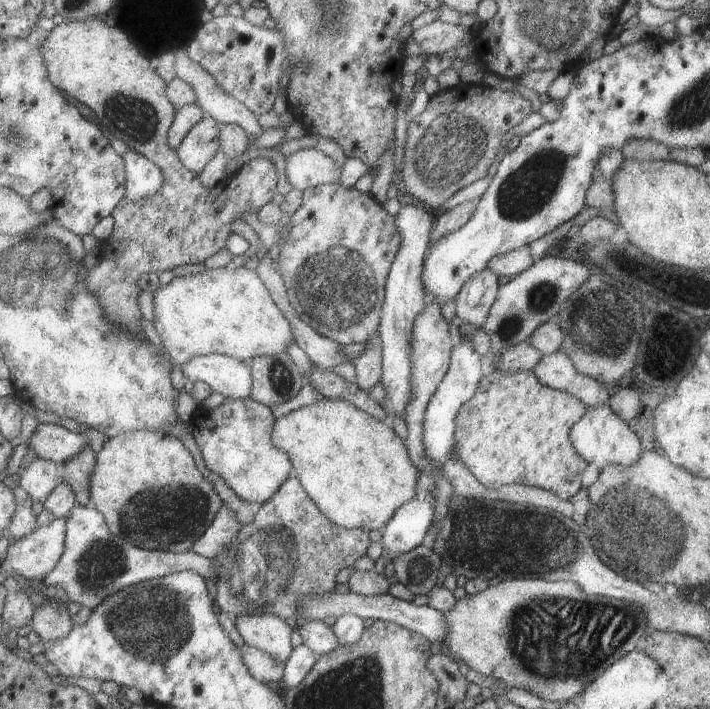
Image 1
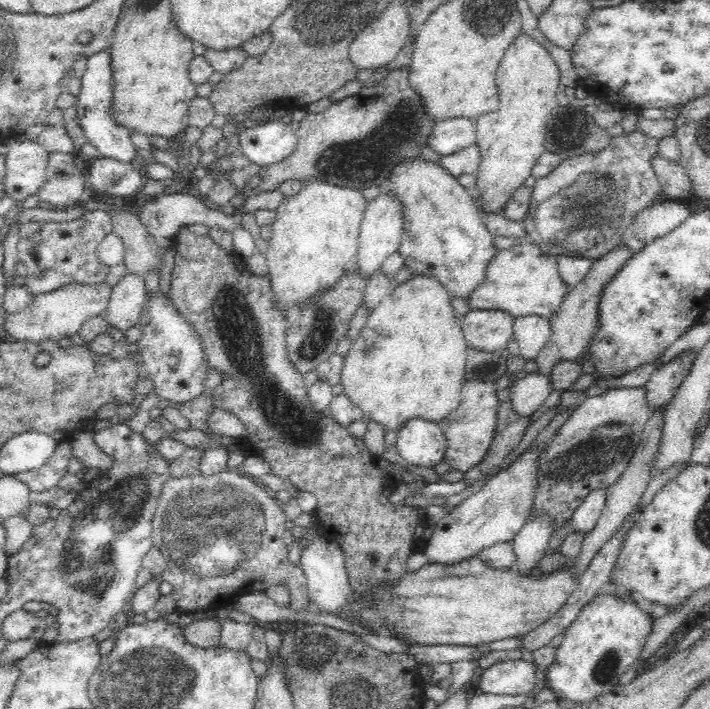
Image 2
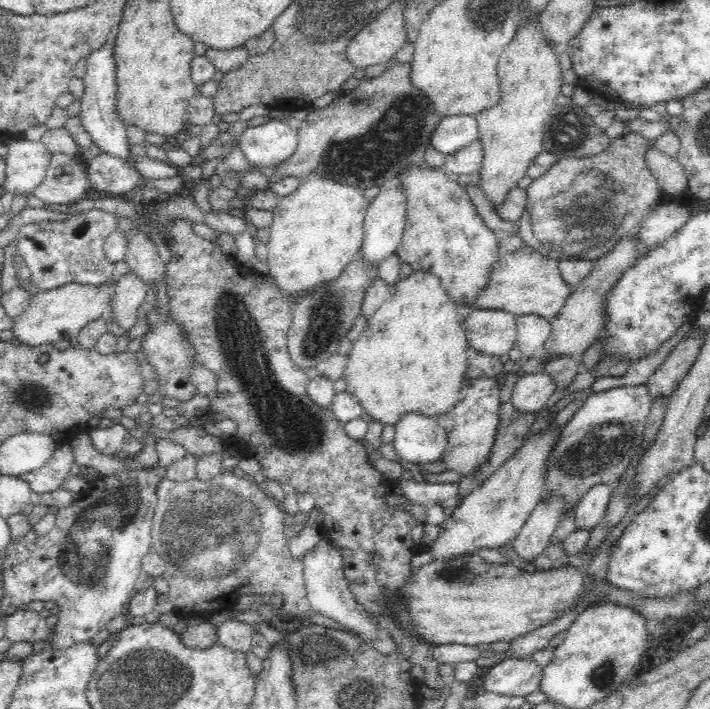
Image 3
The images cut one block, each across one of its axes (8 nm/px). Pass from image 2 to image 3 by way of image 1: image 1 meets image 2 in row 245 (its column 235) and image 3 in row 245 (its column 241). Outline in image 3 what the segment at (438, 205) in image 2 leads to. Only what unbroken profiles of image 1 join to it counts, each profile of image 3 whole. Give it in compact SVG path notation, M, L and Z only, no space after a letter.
M404 168L398 179L406 193L407 222L394 254L414 269L426 269L441 282L456 304L476 309L480 294L491 284L492 270L503 253L500 241L479 216L463 184L440 169Z

